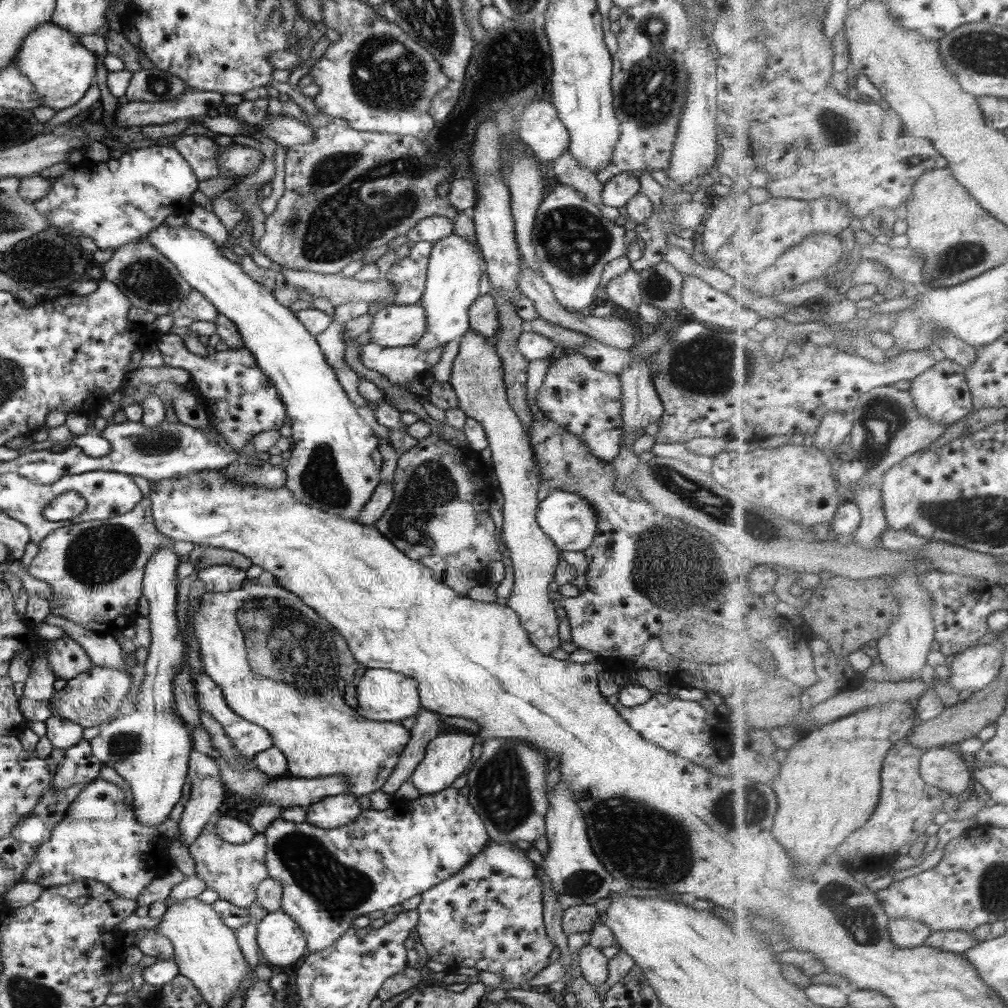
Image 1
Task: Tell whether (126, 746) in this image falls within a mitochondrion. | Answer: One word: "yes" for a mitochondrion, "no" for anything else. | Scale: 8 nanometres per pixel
yes

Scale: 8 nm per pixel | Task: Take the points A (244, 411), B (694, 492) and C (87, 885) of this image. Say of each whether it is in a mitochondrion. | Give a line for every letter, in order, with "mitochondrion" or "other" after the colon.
A: other
B: mitochondrion
C: other

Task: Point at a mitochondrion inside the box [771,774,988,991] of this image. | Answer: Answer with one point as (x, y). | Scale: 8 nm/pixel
(858, 919)

